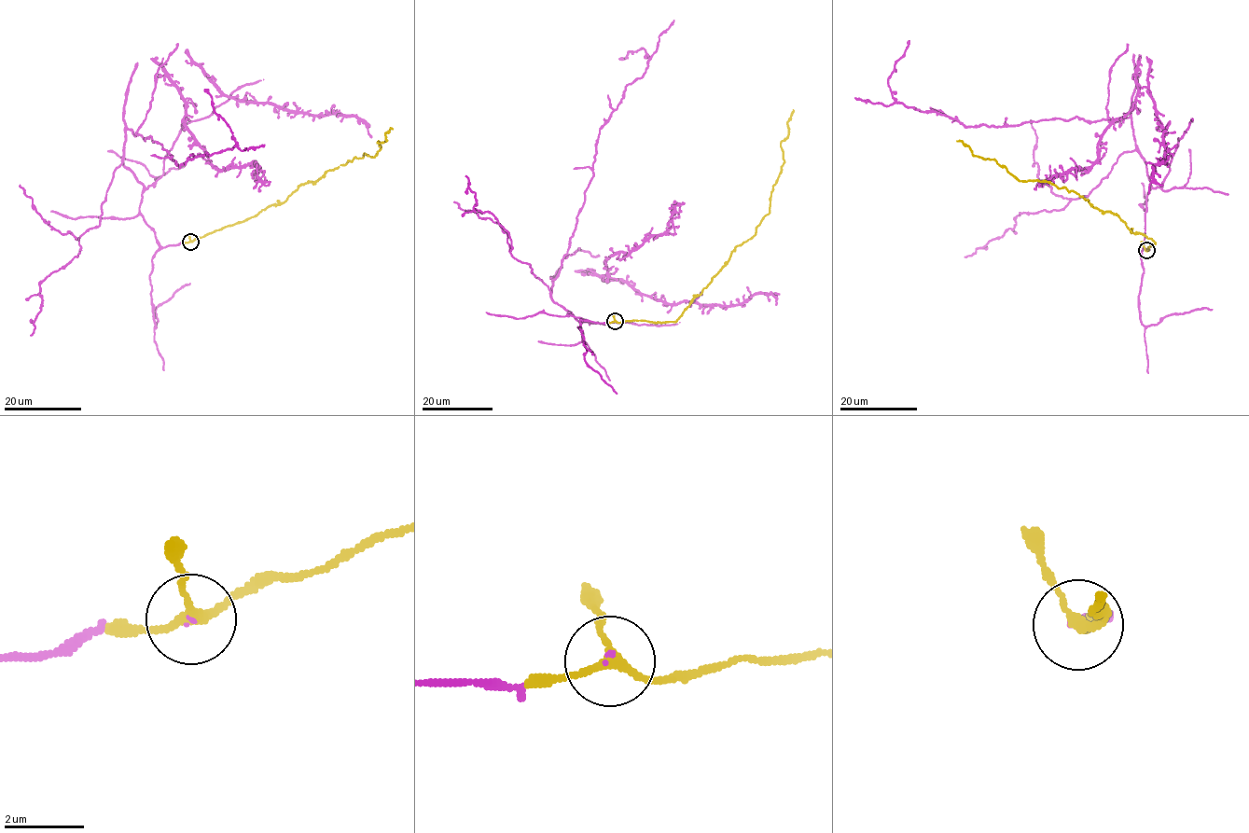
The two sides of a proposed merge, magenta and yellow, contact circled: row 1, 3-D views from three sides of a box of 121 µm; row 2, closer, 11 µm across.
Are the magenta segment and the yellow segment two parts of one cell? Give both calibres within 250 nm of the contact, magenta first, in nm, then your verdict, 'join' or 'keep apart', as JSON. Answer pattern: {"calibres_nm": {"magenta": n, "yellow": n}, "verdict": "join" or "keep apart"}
{"calibres_nm": {"magenta": 50, "yellow": 200}, "verdict": "join"}

